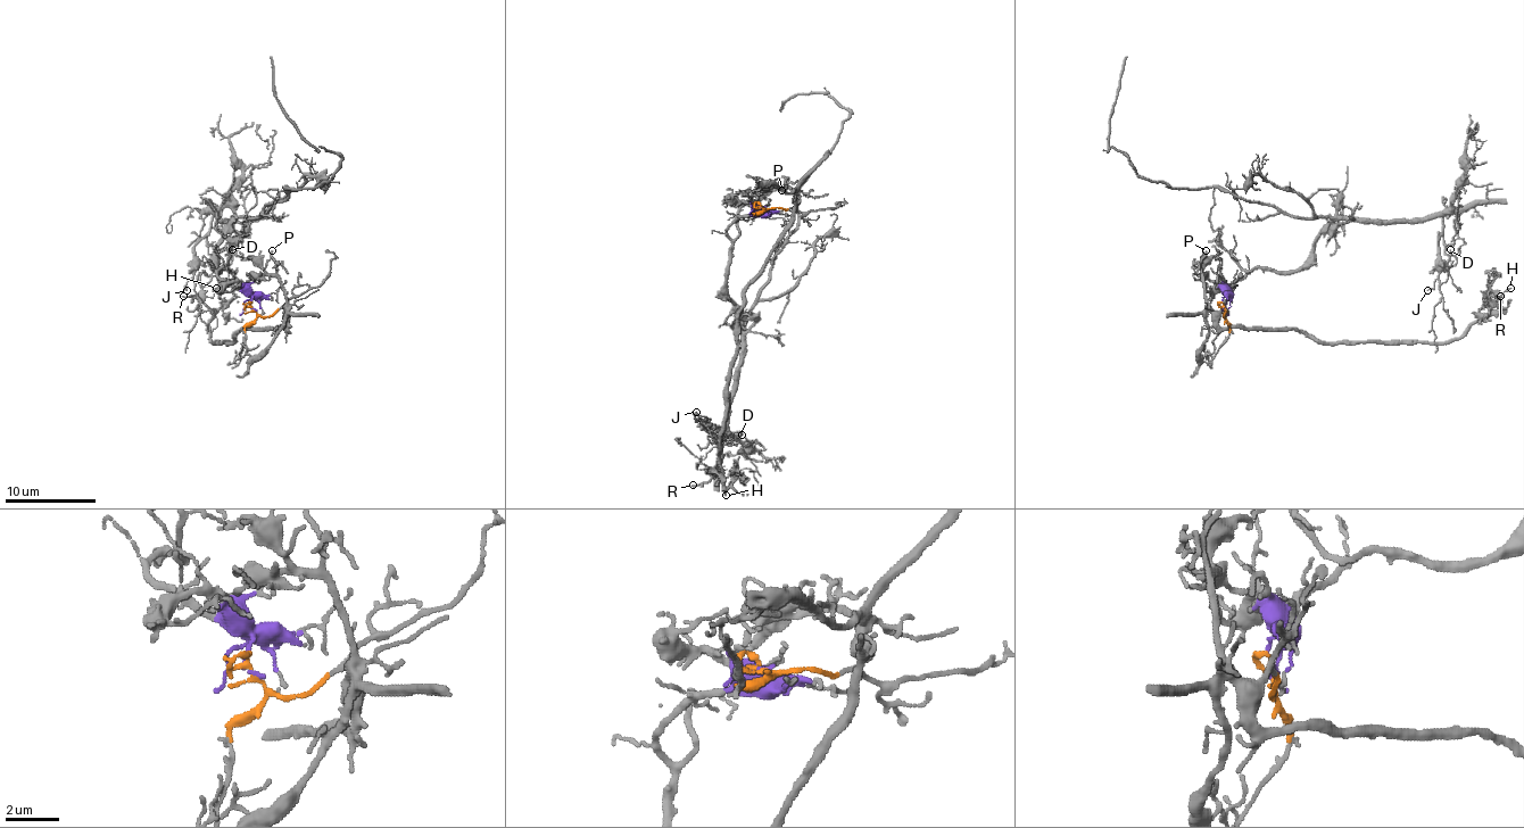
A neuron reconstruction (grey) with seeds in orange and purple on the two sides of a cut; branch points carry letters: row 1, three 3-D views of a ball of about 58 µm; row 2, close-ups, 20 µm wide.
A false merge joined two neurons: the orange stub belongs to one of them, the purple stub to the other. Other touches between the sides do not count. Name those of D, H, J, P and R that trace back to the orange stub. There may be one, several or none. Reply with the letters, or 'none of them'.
H, P, R

